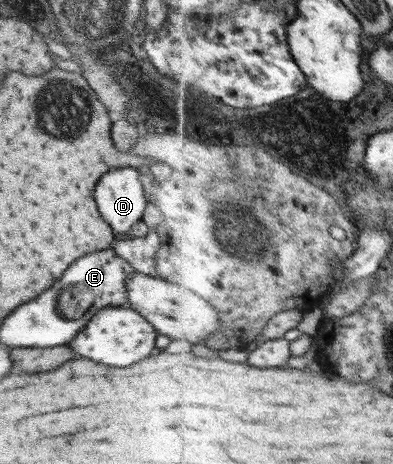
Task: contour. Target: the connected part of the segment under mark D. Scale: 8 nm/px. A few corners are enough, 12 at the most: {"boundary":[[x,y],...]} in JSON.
{"boundary":[[112,168],[96,184],[102,219],[129,233],[152,217],[140,169]]}

